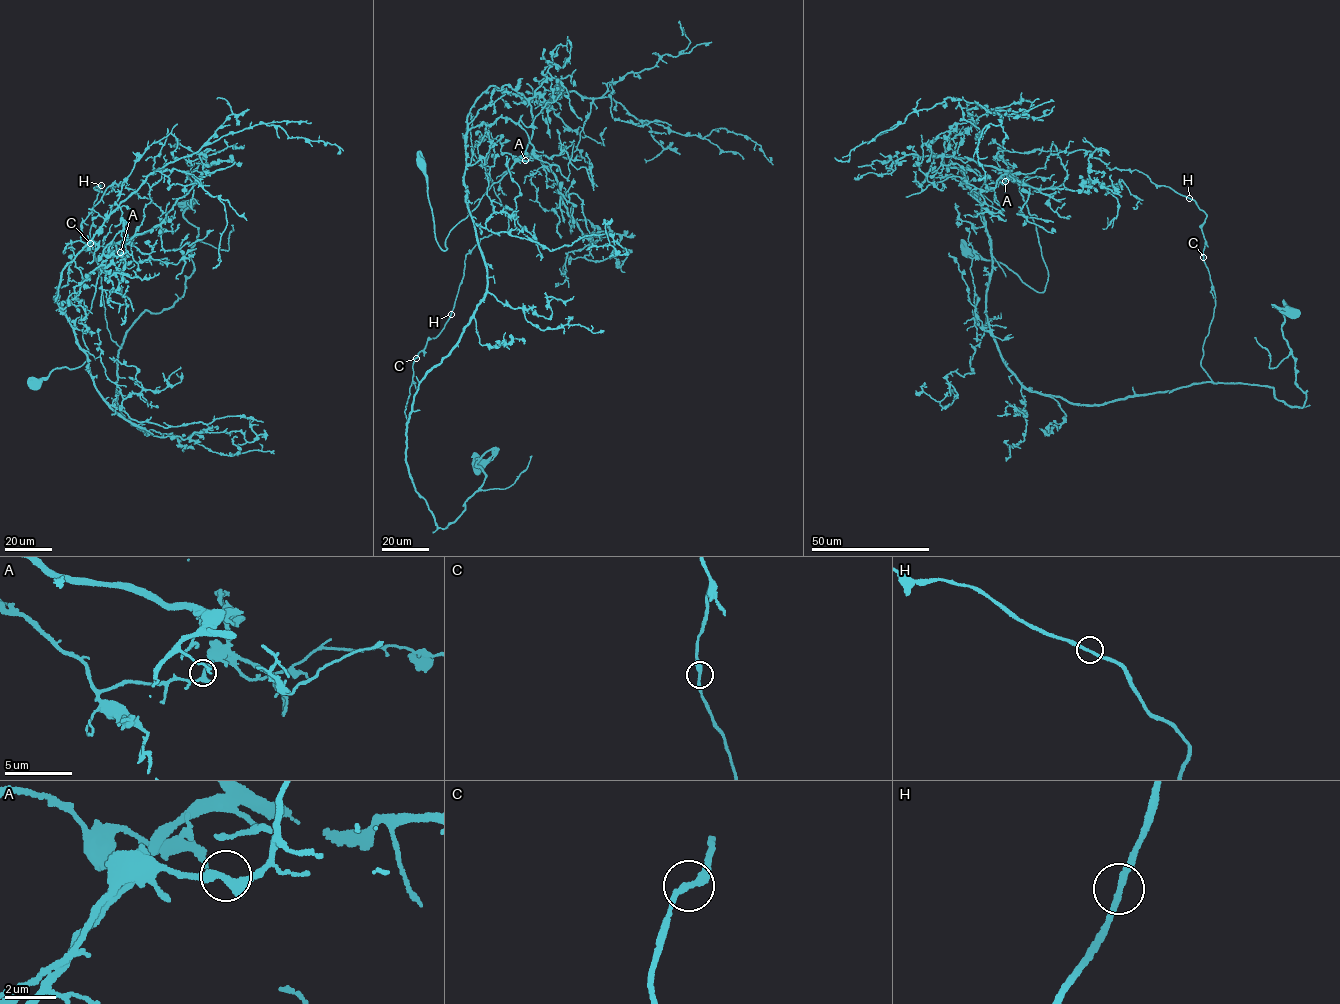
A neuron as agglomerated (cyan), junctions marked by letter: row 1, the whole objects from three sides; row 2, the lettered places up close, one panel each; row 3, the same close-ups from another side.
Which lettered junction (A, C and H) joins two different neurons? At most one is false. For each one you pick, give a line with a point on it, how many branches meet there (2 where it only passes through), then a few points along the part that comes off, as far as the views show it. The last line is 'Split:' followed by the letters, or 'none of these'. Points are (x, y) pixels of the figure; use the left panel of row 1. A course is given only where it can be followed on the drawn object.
A: (120, 252) | 2 | (120, 252), (109, 252), (98, 274), (82, 336), (88, 358), (76, 368), (56, 368), (45, 380), (28, 379)
Split: A

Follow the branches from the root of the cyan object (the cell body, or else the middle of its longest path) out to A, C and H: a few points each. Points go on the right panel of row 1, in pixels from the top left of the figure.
A: (968, 252), (1000, 262), (1029, 287), (1044, 290), (1048, 273), (1036, 225), (1018, 183), (1009, 178), (1005, 181)
C: (968, 252), (1043, 292), (1036, 225), (998, 152), (1079, 149), (1195, 201), (1206, 214), (1203, 257)
H: (968, 252), (1044, 290), (1036, 225), (1000, 151), (1085, 150), (1111, 170), (1138, 170), (1189, 198)

